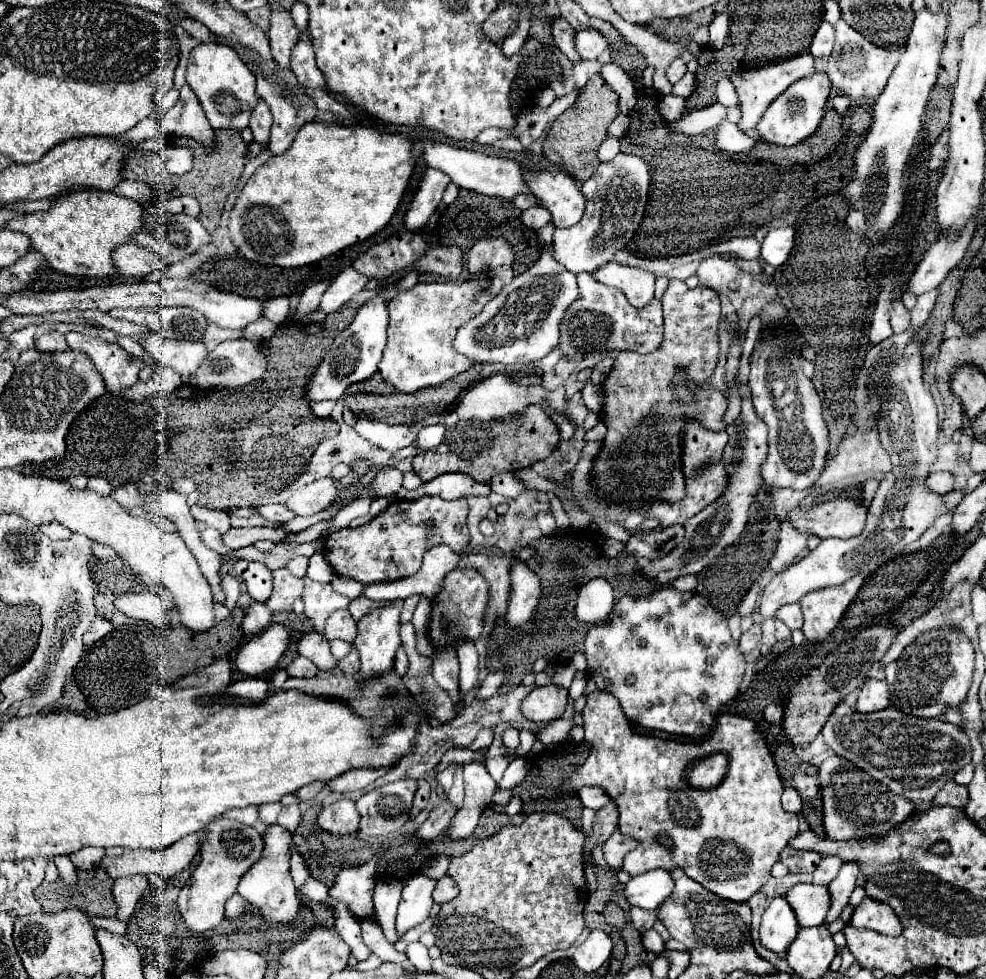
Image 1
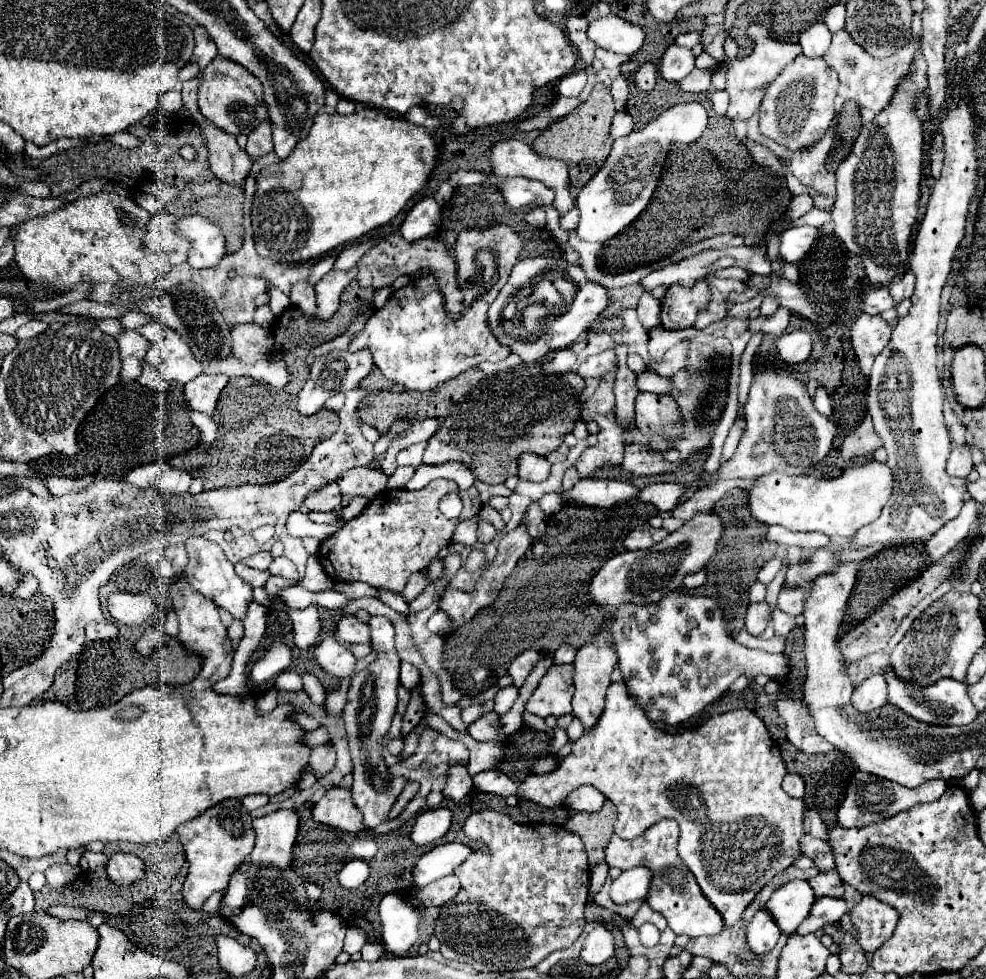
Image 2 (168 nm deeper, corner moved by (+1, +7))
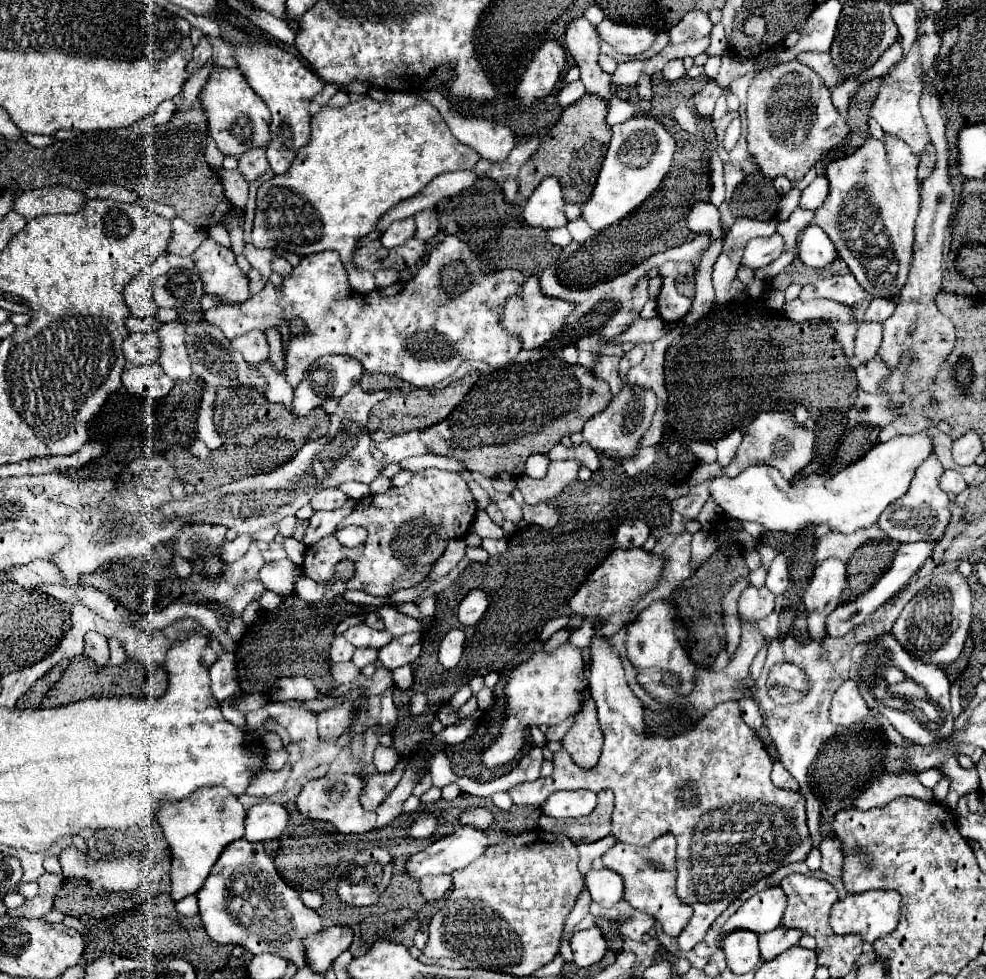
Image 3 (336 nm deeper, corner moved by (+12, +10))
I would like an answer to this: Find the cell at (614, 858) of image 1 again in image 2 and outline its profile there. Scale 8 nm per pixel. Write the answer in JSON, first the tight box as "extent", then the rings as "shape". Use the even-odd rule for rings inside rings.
{"extent":[606,820,722,938],"shape":[[[662,820],[658,824],[654,824],[652,828],[648,828],[642,836],[634,838],[634,840],[624,840],[620,836],[612,836],[608,848],[606,848],[606,862],[614,868],[634,868],[634,866],[644,866],[644,868],[650,868],[652,870],[652,884],[650,884],[650,890],[648,890],[648,896],[646,896],[646,902],[650,904],[652,910],[660,912],[666,920],[668,920],[668,926],[680,936],[688,936],[688,938],[696,938],[696,936],[708,936],[708,934],[718,934],[722,932],[722,916],[718,914],[718,910],[714,910],[712,904],[708,904],[706,896],[702,894],[700,886],[696,884],[696,878],[692,876],[692,872],[688,870],[688,866],[680,860],[678,856],[678,850],[676,850],[676,844],[678,844],[678,824],[676,820]]]}

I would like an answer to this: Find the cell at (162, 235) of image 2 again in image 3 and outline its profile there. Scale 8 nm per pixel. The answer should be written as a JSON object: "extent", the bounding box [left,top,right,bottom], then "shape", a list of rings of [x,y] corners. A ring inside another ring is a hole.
{"extent":[169,217,207,257],"shape":[[[175,217],[171,219],[171,237],[169,237],[169,253],[181,255],[181,257],[189,257],[195,253],[195,249],[201,245],[201,241],[205,241],[207,233],[203,229],[197,229],[193,225],[189,225],[187,221]]]}

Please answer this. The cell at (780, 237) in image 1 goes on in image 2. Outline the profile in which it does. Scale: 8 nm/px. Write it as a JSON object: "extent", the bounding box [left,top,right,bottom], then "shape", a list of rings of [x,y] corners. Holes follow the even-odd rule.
{"extent":[780,226,822,262],"shape":[[[814,226],[790,228],[790,230],[782,232],[780,256],[788,262],[798,262],[816,248],[816,242],[820,240],[820,236],[822,236],[822,230],[814,228]]]}

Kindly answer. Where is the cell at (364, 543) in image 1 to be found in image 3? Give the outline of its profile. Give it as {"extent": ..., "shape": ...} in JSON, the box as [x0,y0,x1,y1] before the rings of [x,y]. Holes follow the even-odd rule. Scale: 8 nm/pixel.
{"extent":[303,469,477,621],"shape":[[[425,469],[413,475],[413,479],[405,485],[405,487],[391,487],[385,495],[367,495],[363,499],[357,501],[353,513],[343,519],[337,529],[343,529],[347,525],[361,525],[367,529],[367,541],[355,549],[343,547],[335,533],[323,537],[319,543],[307,547],[305,551],[305,559],[303,559],[303,573],[315,581],[327,581],[329,583],[329,593],[327,597],[321,601],[323,605],[317,605],[317,611],[321,615],[327,615],[325,621],[329,621],[329,605],[335,597],[341,595],[343,589],[359,589],[365,591],[369,595],[389,595],[397,589],[407,589],[407,587],[415,587],[417,583],[421,583],[427,577],[427,571],[431,569],[431,565],[437,561],[437,557],[443,553],[445,545],[449,539],[457,539],[463,537],[469,529],[471,523],[475,519],[477,513],[477,503],[469,491],[469,485],[465,479],[461,479],[457,473],[451,471],[441,471],[441,469]],[[343,559],[353,561],[355,565],[355,573],[351,579],[335,579],[335,567],[337,563],[341,563]]]}

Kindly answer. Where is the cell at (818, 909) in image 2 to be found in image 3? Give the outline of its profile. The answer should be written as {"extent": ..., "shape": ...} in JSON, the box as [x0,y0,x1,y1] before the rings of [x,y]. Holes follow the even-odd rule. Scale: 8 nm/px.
{"extent":[759,925,801,961],"shape":[[[779,925],[777,929],[769,931],[769,933],[763,933],[759,939],[759,949],[761,949],[761,957],[763,961],[769,961],[773,957],[777,957],[779,953],[783,953],[785,949],[793,947],[799,943],[801,939],[801,929],[787,929],[783,925]]]}

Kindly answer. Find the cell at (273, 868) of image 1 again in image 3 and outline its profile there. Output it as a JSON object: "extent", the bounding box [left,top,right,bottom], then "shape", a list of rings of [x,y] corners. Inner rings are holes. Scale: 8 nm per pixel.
{"extent":[245,803,289,843],"shape":[[[259,803],[247,811],[245,817],[245,839],[251,843],[277,839],[289,821],[289,813],[277,803]]]}

